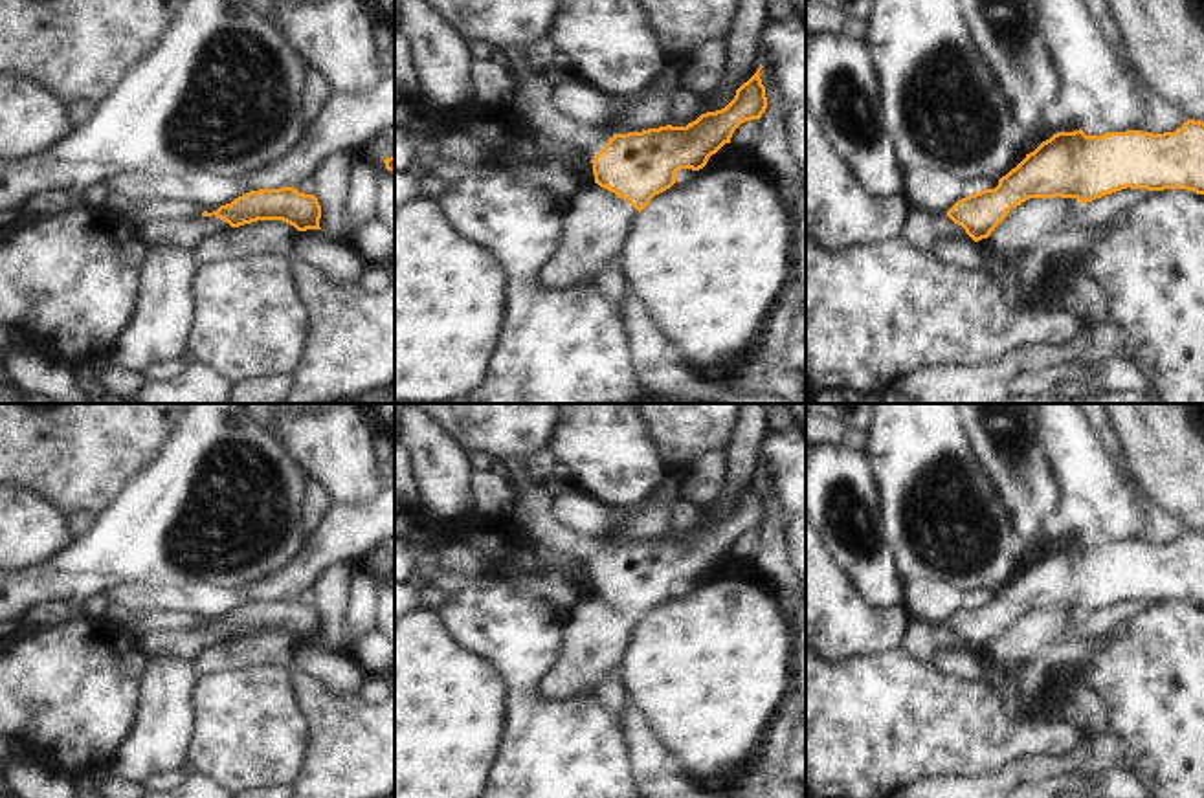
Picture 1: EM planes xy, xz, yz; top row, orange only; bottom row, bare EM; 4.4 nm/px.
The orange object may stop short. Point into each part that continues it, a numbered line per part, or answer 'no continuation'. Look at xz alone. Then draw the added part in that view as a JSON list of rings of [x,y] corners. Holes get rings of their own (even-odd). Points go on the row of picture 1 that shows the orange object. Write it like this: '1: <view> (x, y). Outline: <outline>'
1: xz (535, 99). Outline: [[[516,48],[496,50],[497,57],[514,70],[518,90],[514,106],[518,114],[541,136],[580,145],[593,160],[613,138],[609,128],[584,125],[560,110],[556,103],[556,73],[534,73],[525,51]]]

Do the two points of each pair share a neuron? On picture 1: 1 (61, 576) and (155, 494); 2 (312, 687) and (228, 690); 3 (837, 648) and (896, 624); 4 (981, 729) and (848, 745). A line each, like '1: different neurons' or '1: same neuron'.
1: same neuron
2: different neurons
3: same neuron
4: same neuron

